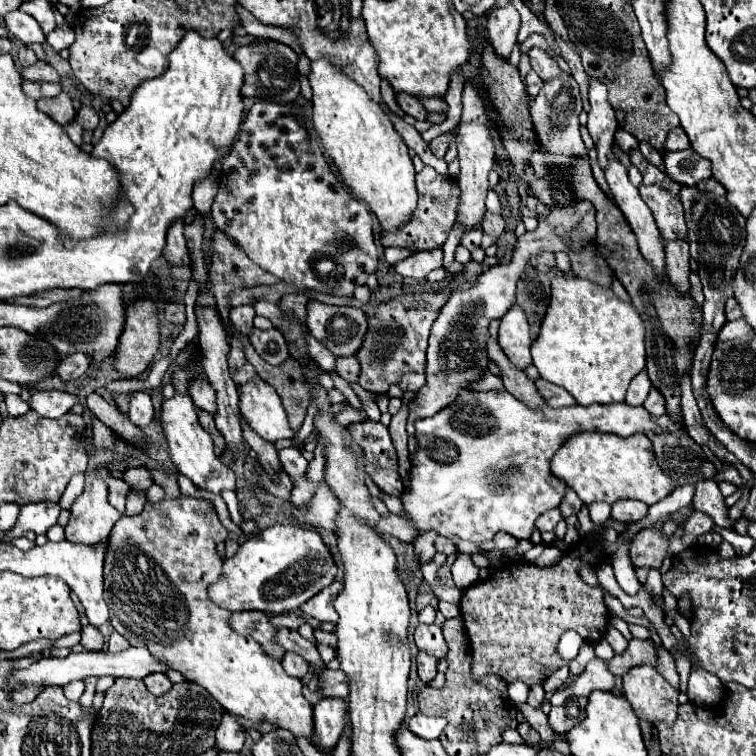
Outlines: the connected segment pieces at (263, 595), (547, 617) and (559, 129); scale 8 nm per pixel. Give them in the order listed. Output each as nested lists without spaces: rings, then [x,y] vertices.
[[[279,523],[273,527],[267,527],[257,535],[249,537],[233,557],[223,561],[223,573],[213,585],[209,585],[209,597],[219,607],[231,609],[231,611],[263,611],[269,615],[297,611],[305,601],[315,597],[321,589],[331,585],[331,581],[335,579],[337,567],[333,565],[333,557],[329,549],[327,553],[325,549],[327,547],[321,541],[317,531],[305,531],[293,525],[279,525]]]
[[[581,545],[569,549],[563,559],[551,567],[507,561],[495,567],[485,581],[467,587],[459,607],[471,643],[473,677],[479,679],[493,673],[507,683],[521,679],[527,685],[535,685],[539,677],[547,677],[565,665],[557,655],[557,643],[567,629],[581,633],[587,643],[603,639],[609,627],[609,609],[603,599],[605,591],[601,585],[591,587],[579,577],[581,567],[595,569],[603,557],[601,547]]]
[[[561,71],[555,79],[545,81],[539,95],[531,103],[531,117],[535,123],[535,131],[539,133],[539,143],[547,151],[545,157],[543,155],[531,157],[531,167],[537,177],[547,175],[547,171],[553,171],[555,175],[563,173],[565,169],[569,169],[573,155],[587,157],[587,149],[579,135],[579,113],[581,111],[583,111],[583,107],[581,107],[579,85],[571,73]]]

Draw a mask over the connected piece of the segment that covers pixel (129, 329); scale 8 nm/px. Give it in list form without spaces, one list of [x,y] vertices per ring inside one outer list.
[[[153,299],[129,305],[125,329],[119,339],[115,369],[127,377],[137,377],[151,363],[159,347],[159,321]]]

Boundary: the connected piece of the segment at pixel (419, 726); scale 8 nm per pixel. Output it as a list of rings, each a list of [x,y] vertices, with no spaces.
[[[415,713],[409,719],[409,729],[421,739],[439,739],[445,727],[447,727],[445,717],[427,717],[423,713]]]

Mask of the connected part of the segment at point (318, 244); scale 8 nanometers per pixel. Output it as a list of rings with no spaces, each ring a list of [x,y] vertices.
[[[257,101],[245,115],[235,143],[223,157],[221,187],[213,201],[211,215],[217,227],[229,233],[251,261],[301,289],[349,297],[355,287],[365,285],[369,273],[373,273],[379,263],[369,207],[353,197],[351,189],[323,157],[319,141],[309,139],[307,129],[279,103]]]

